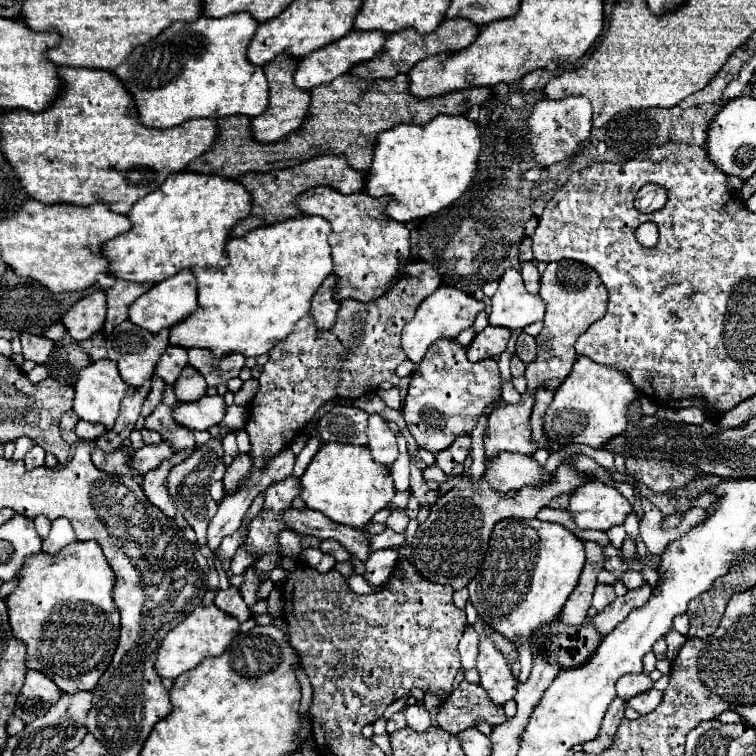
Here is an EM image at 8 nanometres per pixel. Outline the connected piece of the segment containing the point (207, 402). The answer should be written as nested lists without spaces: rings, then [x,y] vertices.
[[[206,395],[194,403],[178,403],[176,407],[172,407],[172,417],[176,423],[198,431],[206,431],[208,427],[218,425],[224,419],[224,413],[226,407],[220,395]]]

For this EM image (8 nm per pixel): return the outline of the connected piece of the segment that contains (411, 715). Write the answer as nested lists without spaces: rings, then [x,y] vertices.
[[[422,705],[406,707],[406,723],[408,723],[410,729],[414,729],[414,731],[418,731],[418,733],[428,731],[428,727],[432,725],[432,723],[430,723],[430,715],[428,715],[428,711],[426,711]]]

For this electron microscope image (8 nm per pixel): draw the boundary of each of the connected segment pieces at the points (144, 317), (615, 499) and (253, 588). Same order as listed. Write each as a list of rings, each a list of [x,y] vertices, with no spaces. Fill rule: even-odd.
[[[184,269],[180,273],[176,273],[170,279],[164,279],[162,283],[156,283],[152,289],[148,289],[140,299],[136,299],[130,307],[130,321],[142,329],[148,329],[152,333],[158,333],[164,327],[172,327],[178,325],[184,317],[192,315],[196,311],[198,305],[198,285],[196,285],[196,277]]]
[[[598,479],[584,483],[570,495],[568,509],[578,529],[608,531],[612,525],[624,521],[632,505],[610,485]]]
[[[250,567],[250,569],[246,569],[246,581],[242,583],[242,587],[240,587],[240,593],[242,593],[242,597],[244,597],[244,601],[246,601],[246,605],[248,607],[254,607],[256,603],[258,603],[258,589],[260,589],[260,579],[258,579],[258,575],[254,573],[254,569]]]

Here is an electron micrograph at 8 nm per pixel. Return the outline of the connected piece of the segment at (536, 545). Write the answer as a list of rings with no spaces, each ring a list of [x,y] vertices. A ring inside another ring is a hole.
[[[504,519],[498,521],[498,525],[492,529],[484,563],[480,571],[474,575],[474,579],[468,583],[470,601],[484,623],[488,623],[502,637],[506,637],[514,647],[518,647],[520,639],[534,641],[540,625],[548,625],[558,617],[560,609],[564,607],[564,601],[576,587],[582,567],[584,541],[568,529],[564,529],[562,525],[538,519]]]

